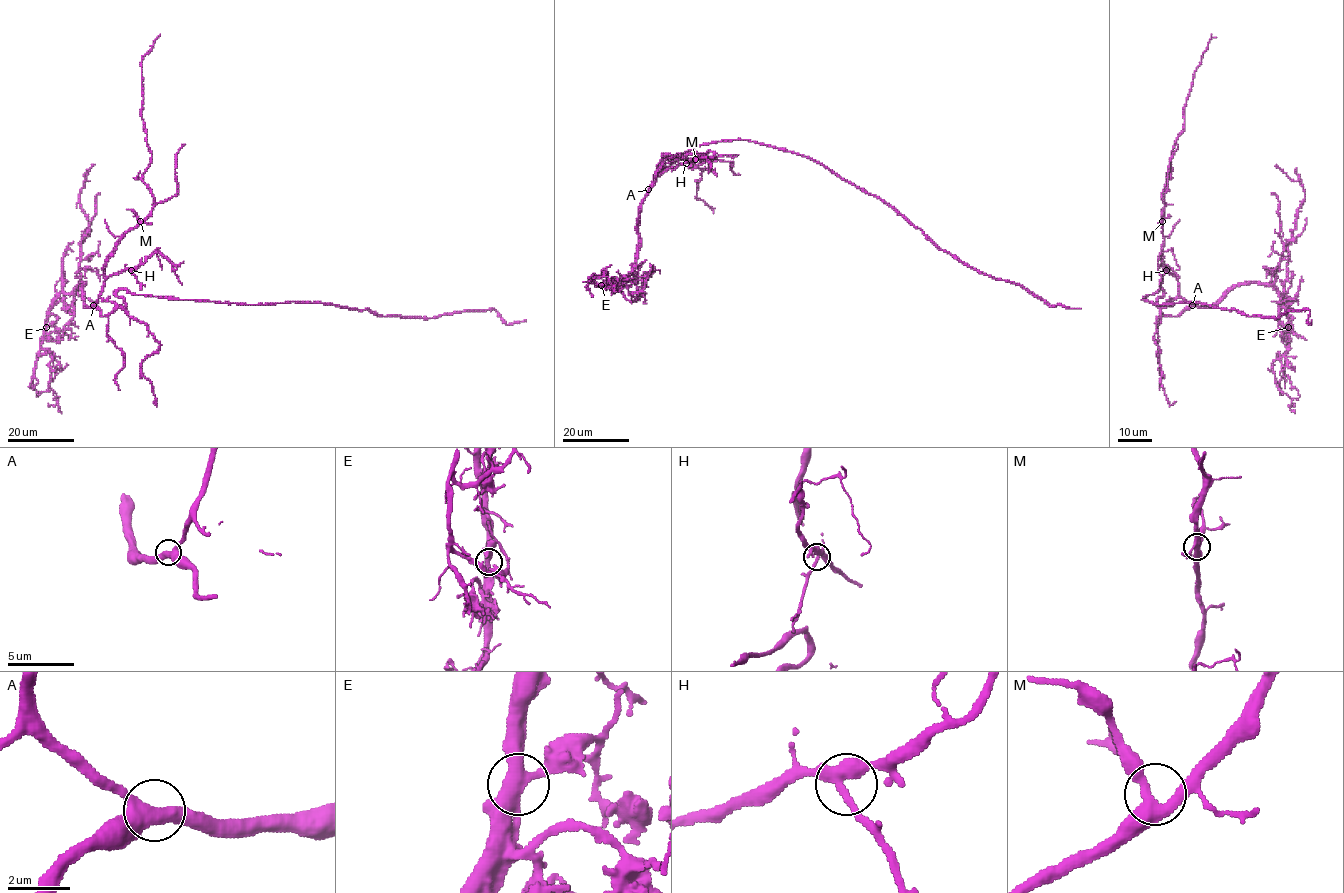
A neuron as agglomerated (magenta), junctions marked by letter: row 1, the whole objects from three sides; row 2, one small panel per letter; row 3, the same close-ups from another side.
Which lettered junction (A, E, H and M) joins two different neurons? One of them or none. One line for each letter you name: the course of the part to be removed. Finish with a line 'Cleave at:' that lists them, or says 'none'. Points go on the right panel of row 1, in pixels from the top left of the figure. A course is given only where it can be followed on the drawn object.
Cleave at: none

